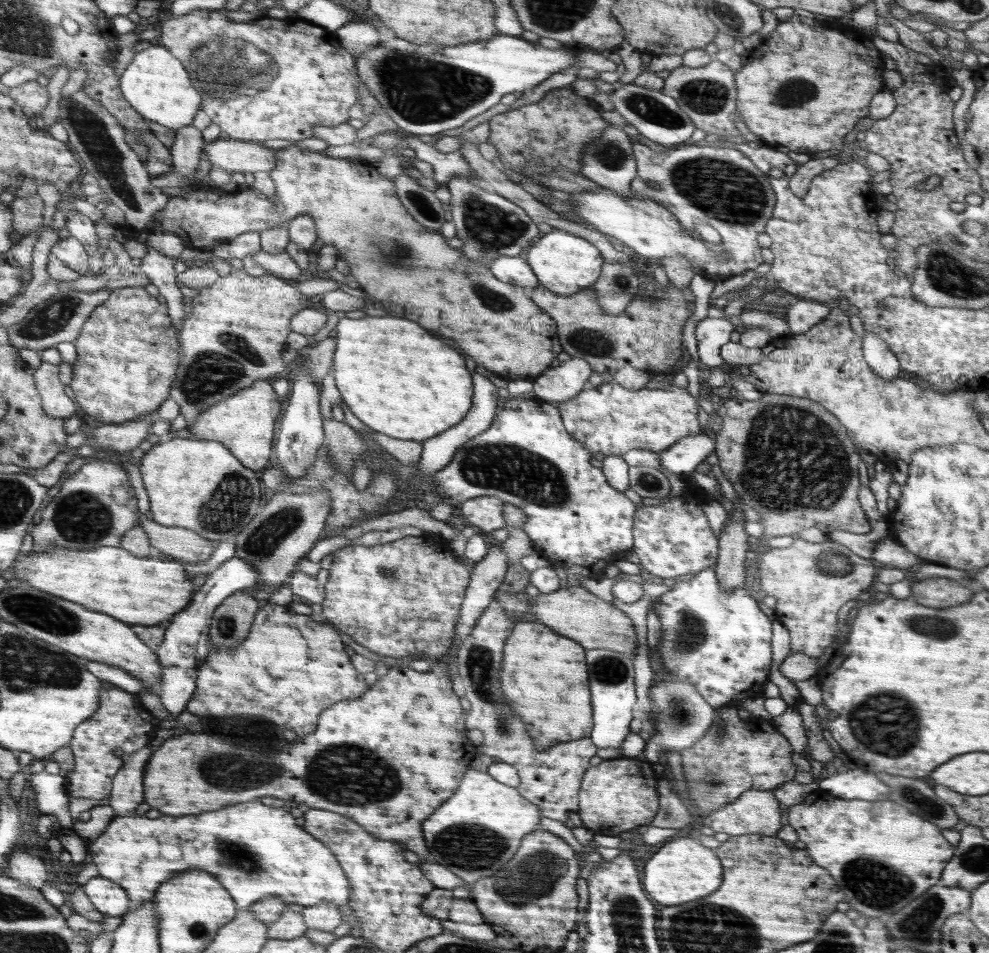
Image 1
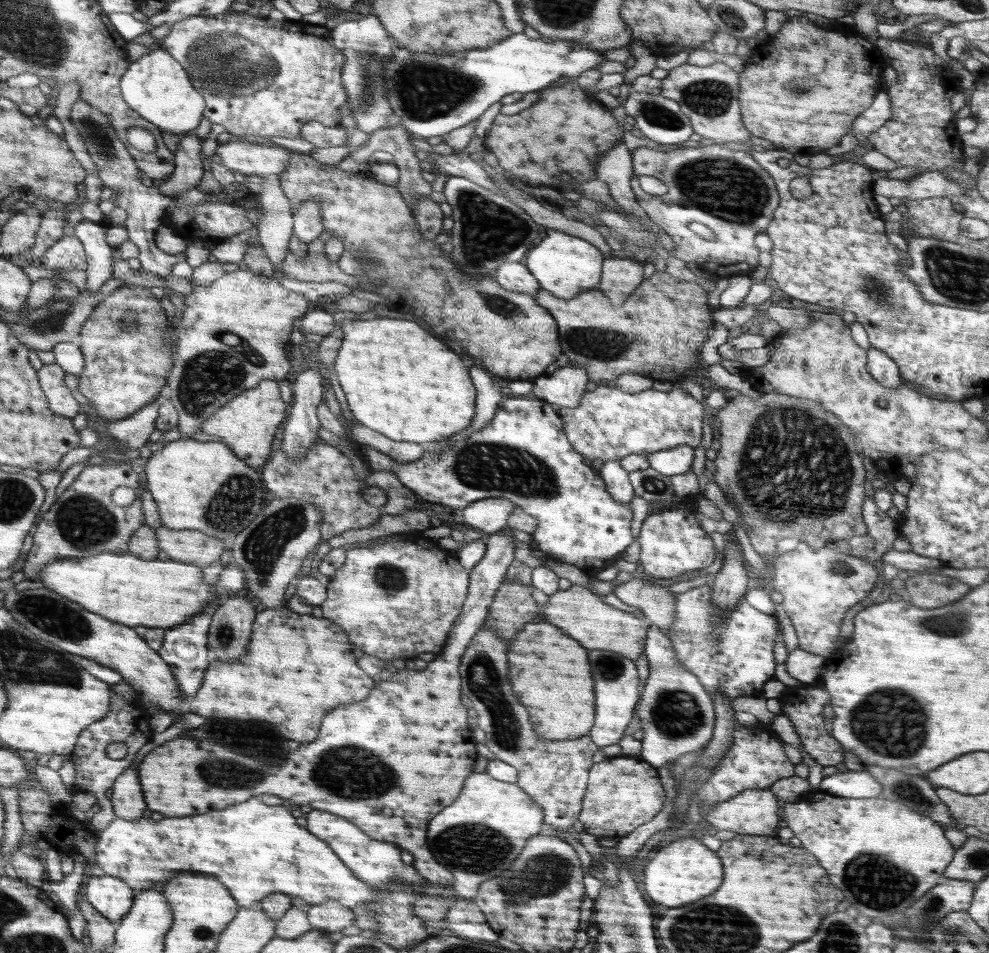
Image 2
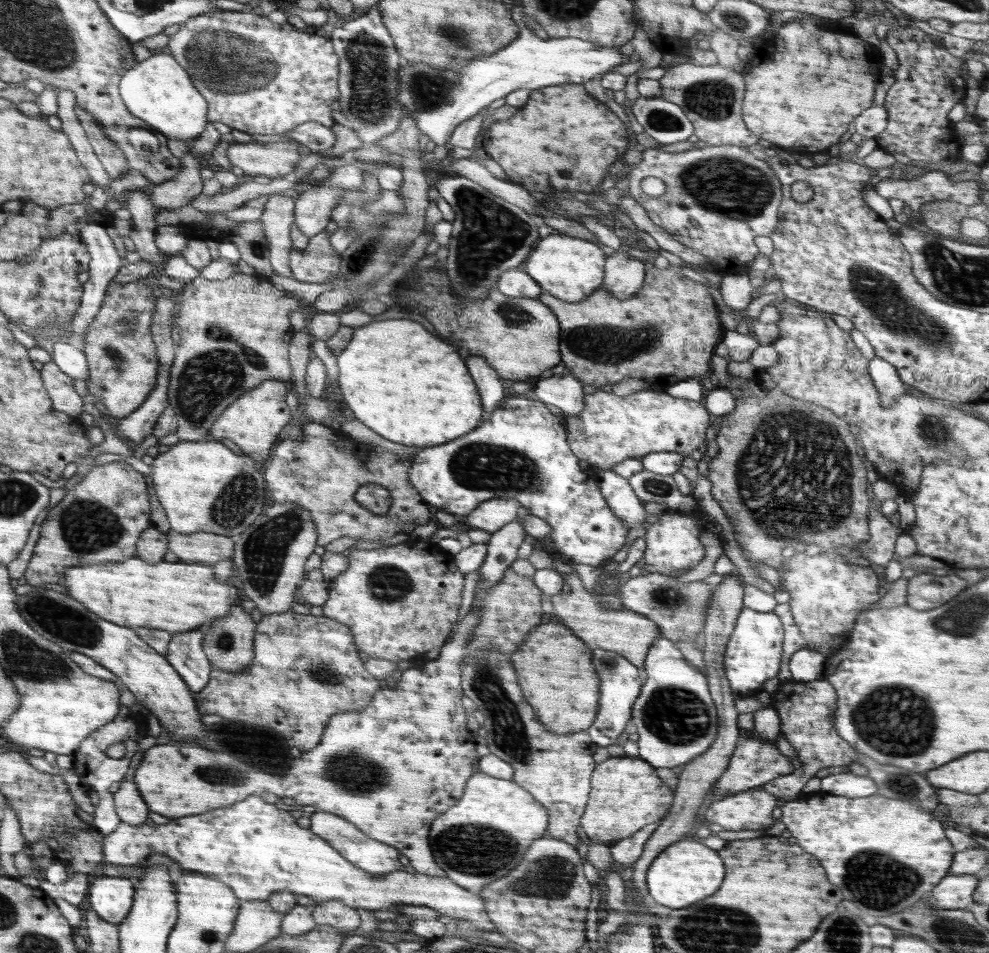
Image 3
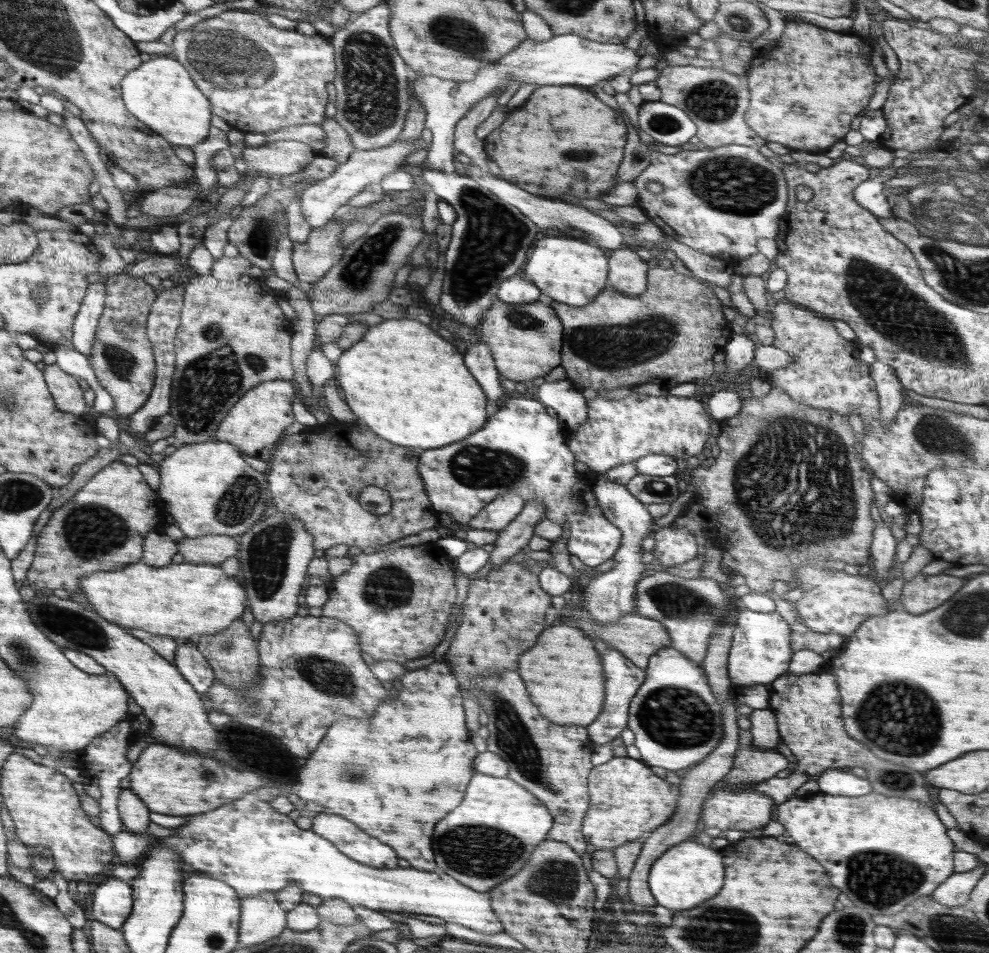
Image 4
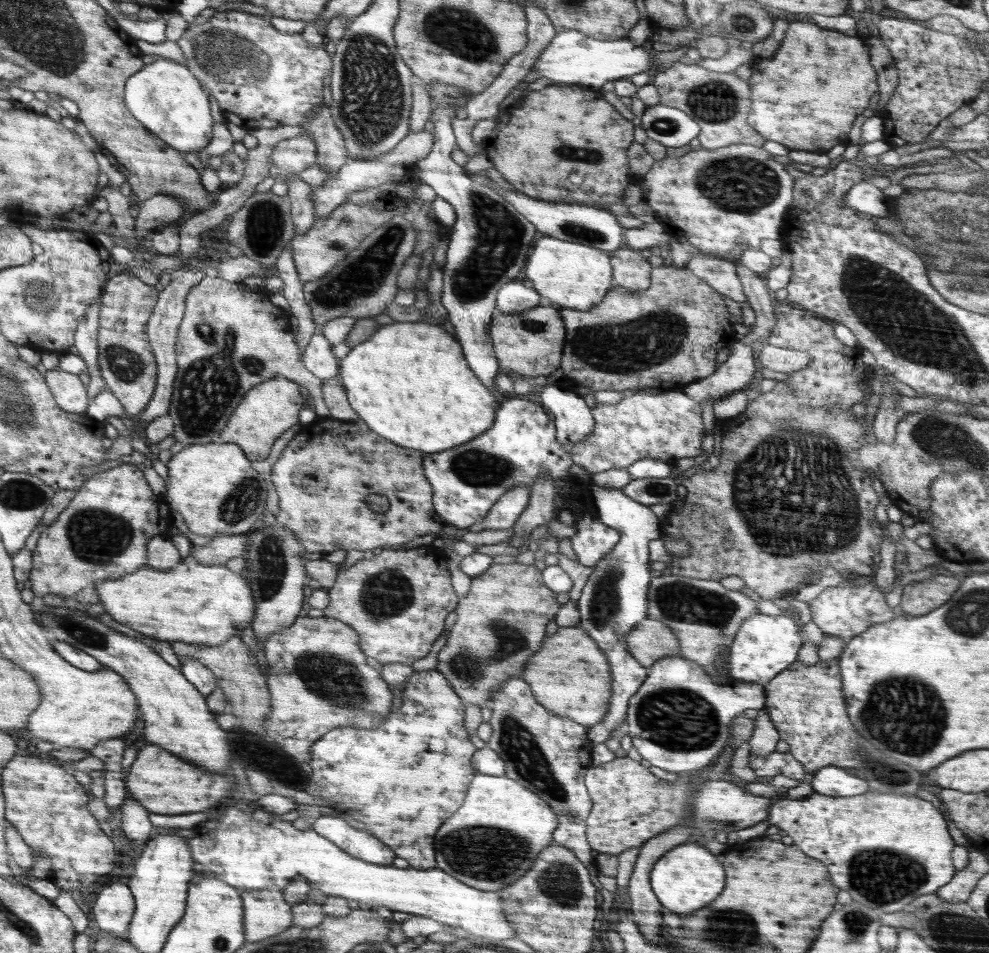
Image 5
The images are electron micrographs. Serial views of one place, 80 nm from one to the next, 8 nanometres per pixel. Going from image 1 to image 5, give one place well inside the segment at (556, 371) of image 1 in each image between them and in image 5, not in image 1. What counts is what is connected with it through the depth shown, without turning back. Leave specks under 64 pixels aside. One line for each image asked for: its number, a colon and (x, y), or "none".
2: (565, 387)
3: (564, 391)
4: (563, 396)
5: (574, 421)

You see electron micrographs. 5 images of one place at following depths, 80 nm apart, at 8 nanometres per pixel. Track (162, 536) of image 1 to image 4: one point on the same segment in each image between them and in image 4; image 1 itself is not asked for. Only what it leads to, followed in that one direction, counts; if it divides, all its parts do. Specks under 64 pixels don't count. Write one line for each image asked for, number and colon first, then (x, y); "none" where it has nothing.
2: (190, 546)
3: (207, 548)
4: (215, 548)

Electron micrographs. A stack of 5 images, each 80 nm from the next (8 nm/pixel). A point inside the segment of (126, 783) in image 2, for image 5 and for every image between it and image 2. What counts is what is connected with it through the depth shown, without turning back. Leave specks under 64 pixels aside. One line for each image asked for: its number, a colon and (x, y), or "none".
3: (130, 806)
4: (135, 816)
5: (136, 825)

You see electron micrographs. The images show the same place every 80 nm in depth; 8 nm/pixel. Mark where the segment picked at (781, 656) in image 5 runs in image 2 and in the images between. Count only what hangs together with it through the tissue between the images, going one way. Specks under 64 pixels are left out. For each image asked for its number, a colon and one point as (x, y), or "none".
2: (732, 654)
3: (753, 654)
4: (761, 652)

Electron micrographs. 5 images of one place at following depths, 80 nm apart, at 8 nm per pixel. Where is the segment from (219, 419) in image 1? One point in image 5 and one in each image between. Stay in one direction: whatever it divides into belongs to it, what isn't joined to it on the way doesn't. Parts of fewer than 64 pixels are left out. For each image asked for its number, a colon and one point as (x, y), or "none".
2: (247, 425)
3: (253, 422)
4: (254, 425)
5: (271, 408)

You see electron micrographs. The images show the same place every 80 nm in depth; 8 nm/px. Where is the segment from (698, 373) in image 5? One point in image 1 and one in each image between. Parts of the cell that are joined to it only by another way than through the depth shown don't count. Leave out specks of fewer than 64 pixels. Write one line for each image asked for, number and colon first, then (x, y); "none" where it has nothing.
1: (648, 335)
2: (648, 335)
3: (667, 332)
4: (611, 343)

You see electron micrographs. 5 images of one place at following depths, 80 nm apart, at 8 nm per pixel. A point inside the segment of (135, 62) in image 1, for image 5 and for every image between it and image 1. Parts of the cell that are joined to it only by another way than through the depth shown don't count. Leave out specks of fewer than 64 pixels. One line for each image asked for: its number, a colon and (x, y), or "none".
2: (157, 86)
3: (159, 90)
4: (161, 93)
5: (165, 96)

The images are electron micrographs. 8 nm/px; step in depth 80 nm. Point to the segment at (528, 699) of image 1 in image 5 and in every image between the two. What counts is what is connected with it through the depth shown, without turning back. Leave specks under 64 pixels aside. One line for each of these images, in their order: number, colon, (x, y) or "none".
2: (550, 673)
3: (563, 691)
4: (571, 692)
5: (569, 675)

